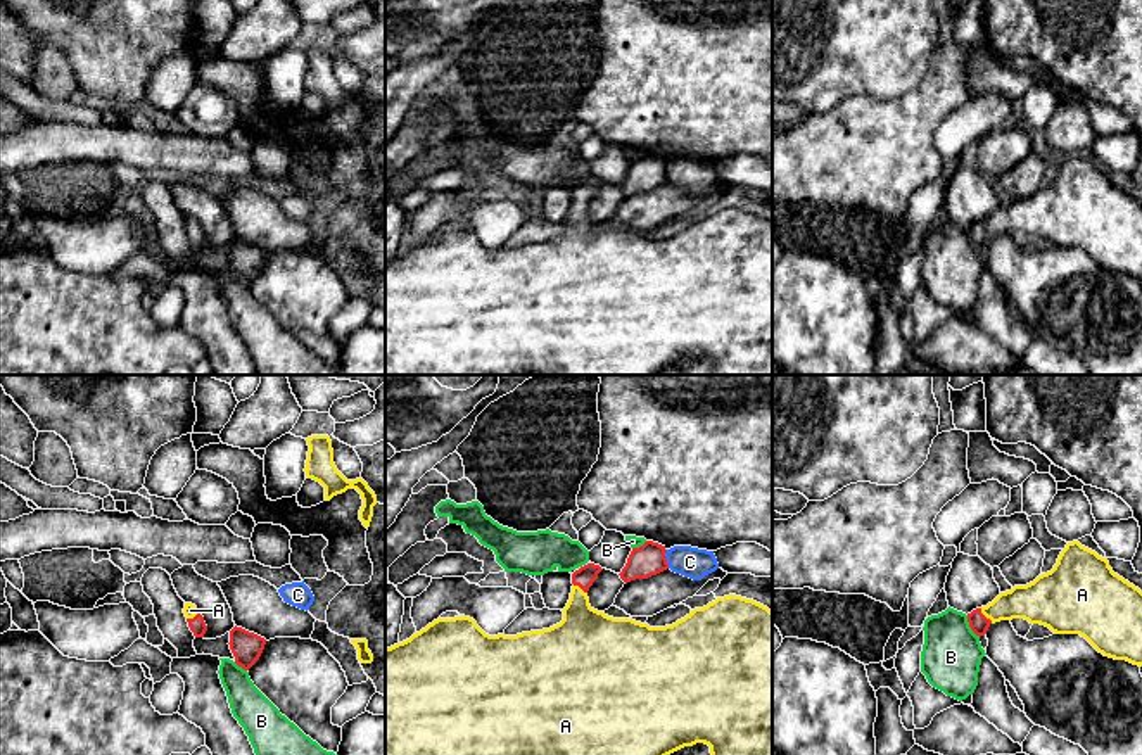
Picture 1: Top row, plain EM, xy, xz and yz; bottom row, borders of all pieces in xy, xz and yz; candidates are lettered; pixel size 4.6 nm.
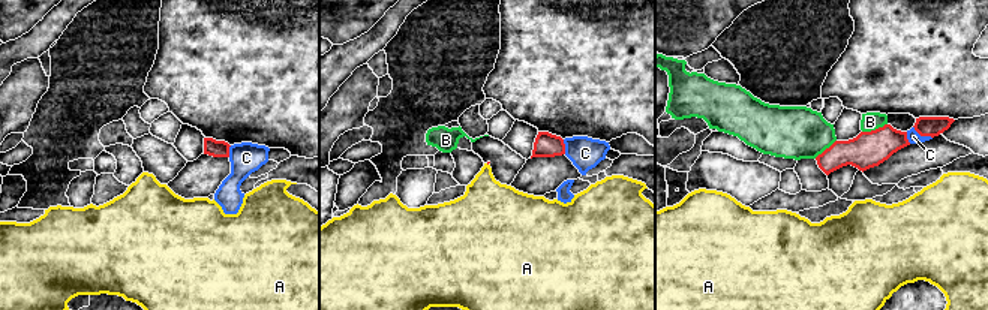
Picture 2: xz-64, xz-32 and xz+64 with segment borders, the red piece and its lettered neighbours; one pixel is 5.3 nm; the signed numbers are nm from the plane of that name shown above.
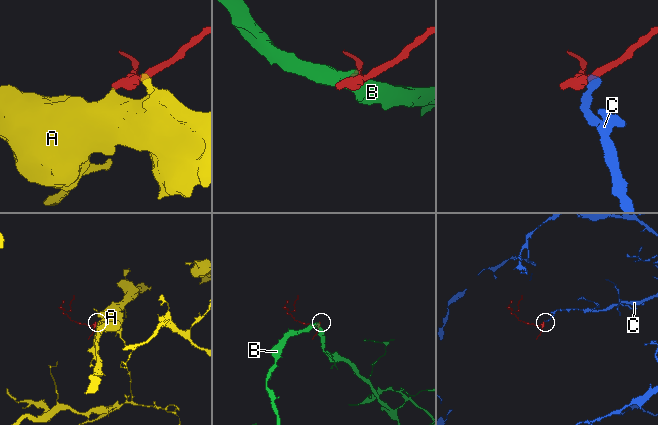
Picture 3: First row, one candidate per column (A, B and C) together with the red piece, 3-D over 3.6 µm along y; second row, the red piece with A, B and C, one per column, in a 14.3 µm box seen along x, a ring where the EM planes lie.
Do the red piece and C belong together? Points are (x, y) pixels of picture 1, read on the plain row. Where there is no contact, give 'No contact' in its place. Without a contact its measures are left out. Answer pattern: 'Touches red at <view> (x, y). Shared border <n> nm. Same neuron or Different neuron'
Touches red at xz (666, 171). Shared border 90 nm. Different neuron

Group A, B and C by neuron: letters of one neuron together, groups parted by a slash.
A / B / C

